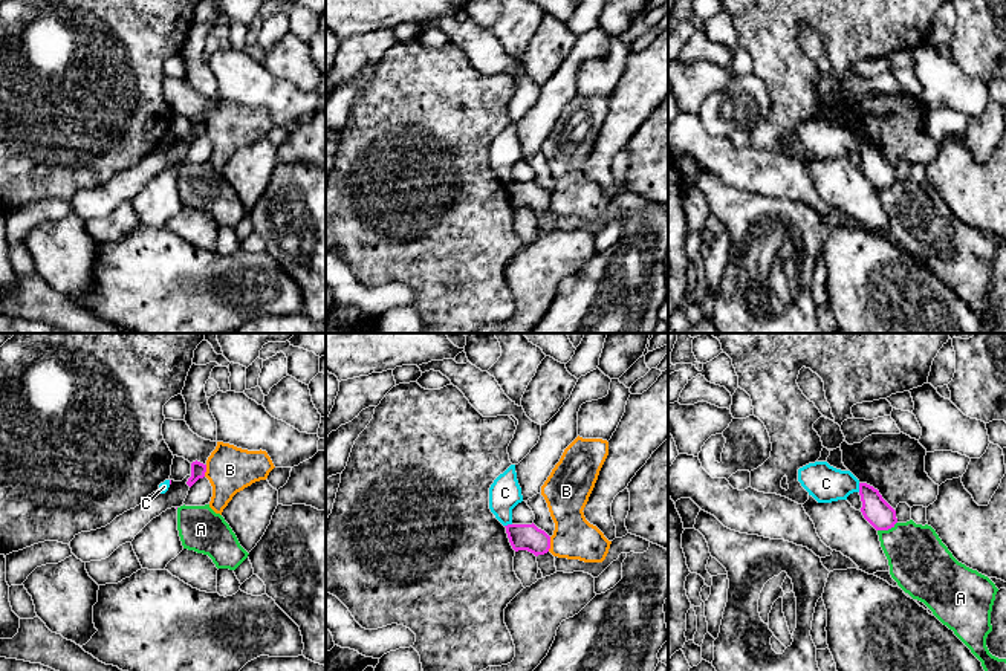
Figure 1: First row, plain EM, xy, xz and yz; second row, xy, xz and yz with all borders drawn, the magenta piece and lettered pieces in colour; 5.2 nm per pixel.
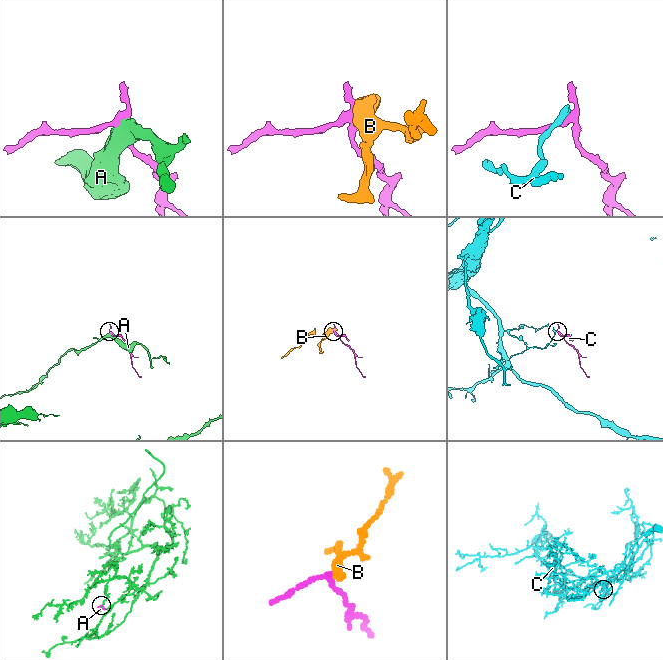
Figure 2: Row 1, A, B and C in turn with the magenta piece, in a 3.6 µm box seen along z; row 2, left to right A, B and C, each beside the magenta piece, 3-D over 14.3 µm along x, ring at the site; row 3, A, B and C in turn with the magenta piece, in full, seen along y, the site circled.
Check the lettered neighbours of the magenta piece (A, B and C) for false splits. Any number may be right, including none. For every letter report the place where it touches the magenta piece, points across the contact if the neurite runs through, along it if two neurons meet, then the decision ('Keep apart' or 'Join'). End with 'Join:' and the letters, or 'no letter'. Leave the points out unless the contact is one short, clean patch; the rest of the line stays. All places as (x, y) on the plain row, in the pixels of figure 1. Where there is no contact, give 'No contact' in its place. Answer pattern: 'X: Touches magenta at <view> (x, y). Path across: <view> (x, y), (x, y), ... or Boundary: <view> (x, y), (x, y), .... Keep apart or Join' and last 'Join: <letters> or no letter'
A: Touches magenta at yz (887, 187). Keep apart
B: Touches magenta at xz (549, 202). Boundary: xz (551, 194), (548, 208). Keep apart
C: Touches magenta at yz (859, 145). Boundary: yz (858, 141), (859, 149). Keep apart
Join: no letter

